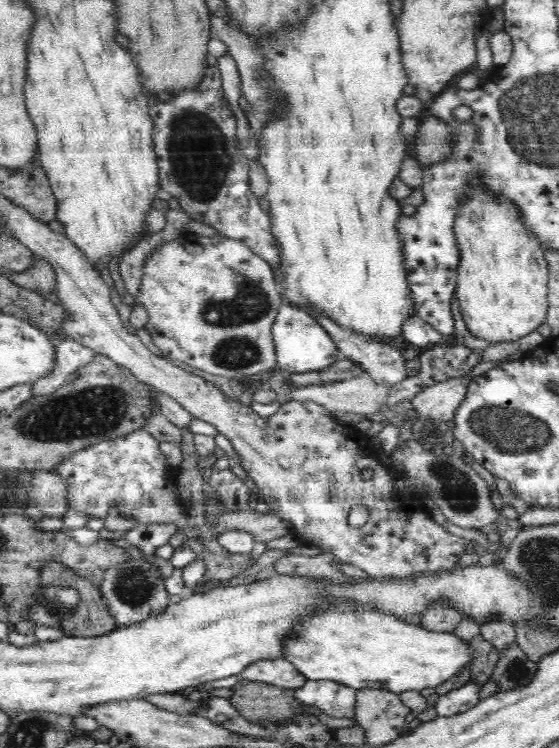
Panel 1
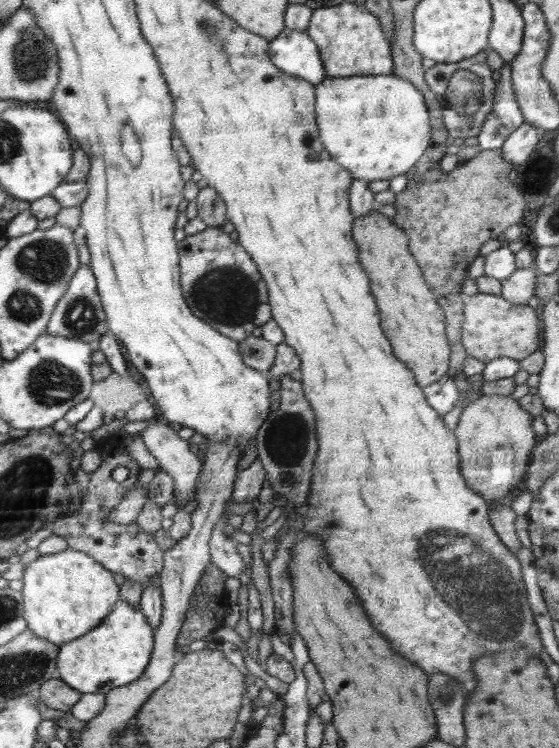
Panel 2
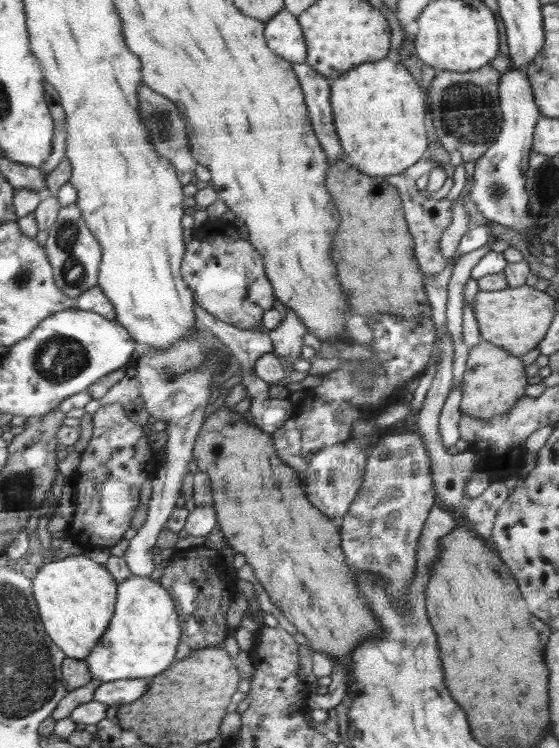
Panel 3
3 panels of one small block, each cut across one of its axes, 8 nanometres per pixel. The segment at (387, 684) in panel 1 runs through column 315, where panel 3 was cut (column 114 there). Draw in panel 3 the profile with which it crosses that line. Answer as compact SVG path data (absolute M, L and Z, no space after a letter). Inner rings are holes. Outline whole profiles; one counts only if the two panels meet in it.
M130 575L120 585L120 606L115 606L112 630L86 660L94 678L104 682L118 679L149 678L160 674L172 664L182 629L178 606L160 582L147 576Z

